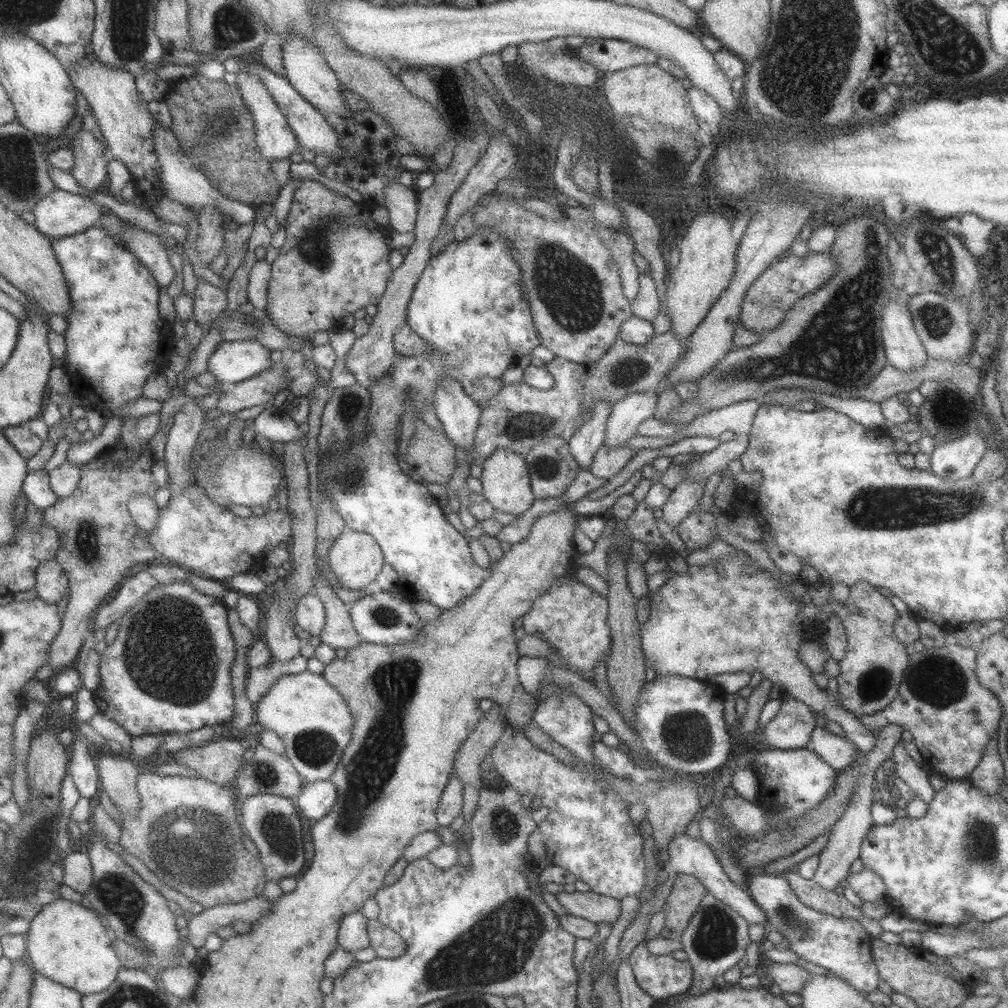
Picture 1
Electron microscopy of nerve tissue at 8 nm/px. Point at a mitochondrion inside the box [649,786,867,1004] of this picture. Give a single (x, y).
(716, 934)

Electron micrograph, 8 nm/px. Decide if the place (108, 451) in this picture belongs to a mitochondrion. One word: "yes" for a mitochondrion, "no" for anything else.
no

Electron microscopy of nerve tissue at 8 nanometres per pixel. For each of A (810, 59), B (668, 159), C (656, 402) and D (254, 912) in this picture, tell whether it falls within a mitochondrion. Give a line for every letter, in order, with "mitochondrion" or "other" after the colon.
A: mitochondrion
B: mitochondrion
C: other
D: other

